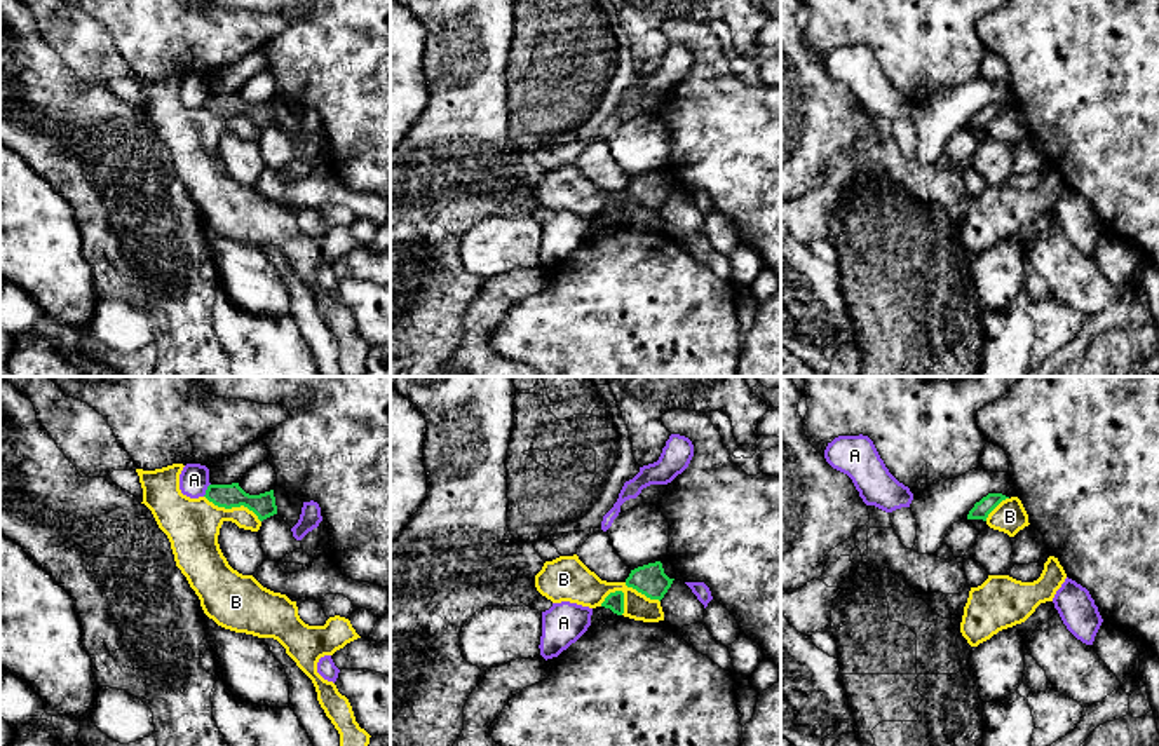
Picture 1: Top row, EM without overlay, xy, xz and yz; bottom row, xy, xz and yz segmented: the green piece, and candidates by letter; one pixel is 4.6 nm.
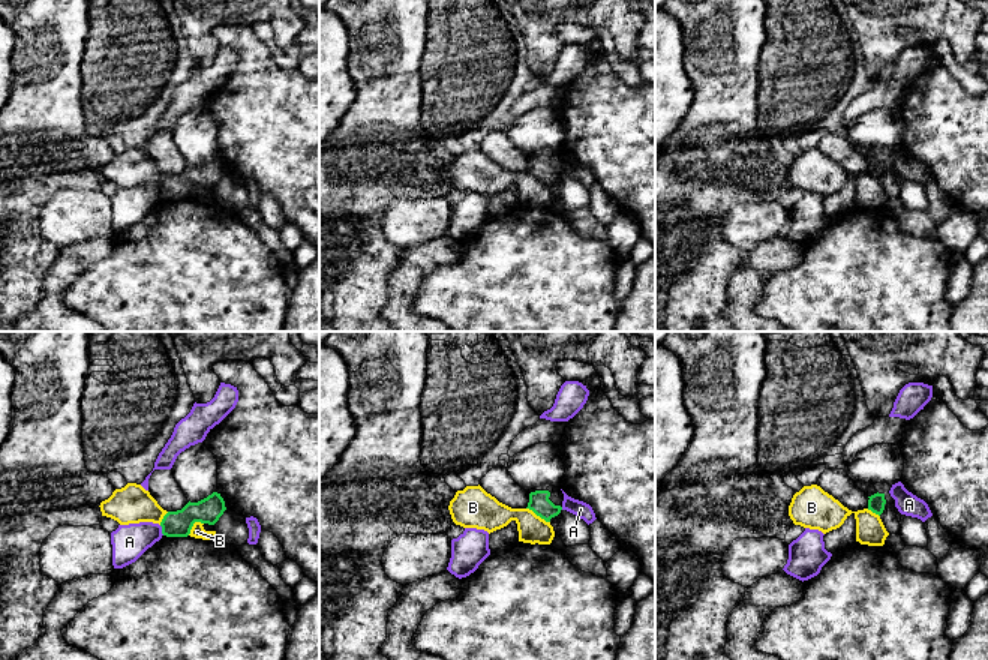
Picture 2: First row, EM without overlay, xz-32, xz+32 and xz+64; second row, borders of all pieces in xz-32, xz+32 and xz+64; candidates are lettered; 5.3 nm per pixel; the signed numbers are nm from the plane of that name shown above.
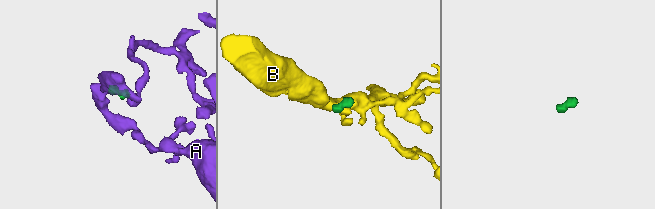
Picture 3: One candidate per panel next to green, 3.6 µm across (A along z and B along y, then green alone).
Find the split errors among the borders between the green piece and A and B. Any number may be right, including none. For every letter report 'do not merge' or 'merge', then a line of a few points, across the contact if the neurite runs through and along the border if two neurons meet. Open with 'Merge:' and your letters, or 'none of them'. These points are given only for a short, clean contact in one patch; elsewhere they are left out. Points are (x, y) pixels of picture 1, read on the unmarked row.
Merge: none of them
A: do not merge; line xy (210, 93), (203, 105)
B: do not merge; line xy (204, 105), (218, 115), (246, 115), (260, 131)

